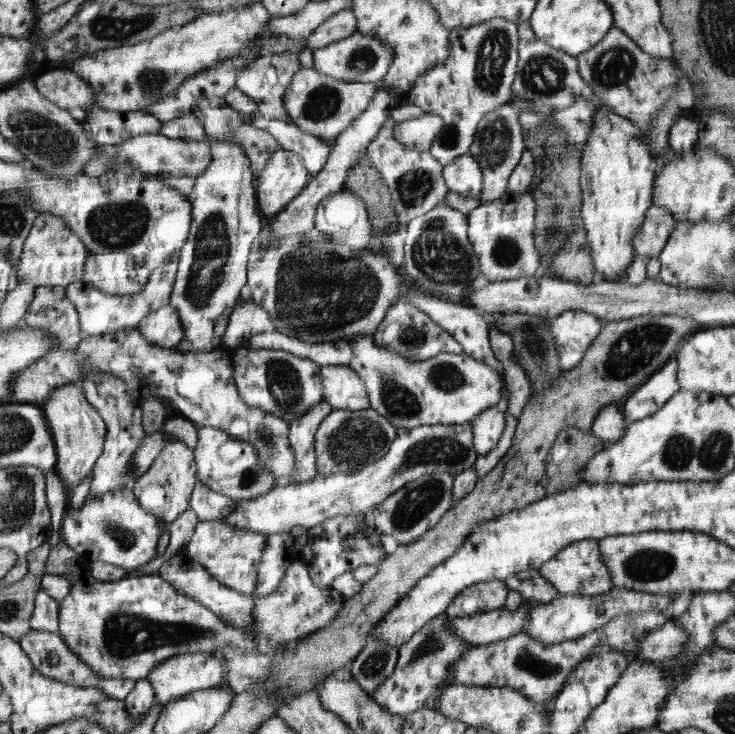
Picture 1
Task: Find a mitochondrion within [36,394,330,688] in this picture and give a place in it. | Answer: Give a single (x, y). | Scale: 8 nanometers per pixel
(126, 634)

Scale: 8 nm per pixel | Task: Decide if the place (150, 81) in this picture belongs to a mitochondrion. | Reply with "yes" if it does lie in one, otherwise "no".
yes

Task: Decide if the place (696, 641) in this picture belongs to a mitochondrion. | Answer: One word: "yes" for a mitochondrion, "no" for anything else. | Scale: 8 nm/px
no

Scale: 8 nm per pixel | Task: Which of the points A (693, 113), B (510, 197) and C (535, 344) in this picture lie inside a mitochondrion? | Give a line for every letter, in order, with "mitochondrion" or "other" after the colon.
A: other
B: other
C: mitochondrion

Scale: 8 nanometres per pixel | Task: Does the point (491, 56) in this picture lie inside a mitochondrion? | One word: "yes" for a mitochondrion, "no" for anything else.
yes

